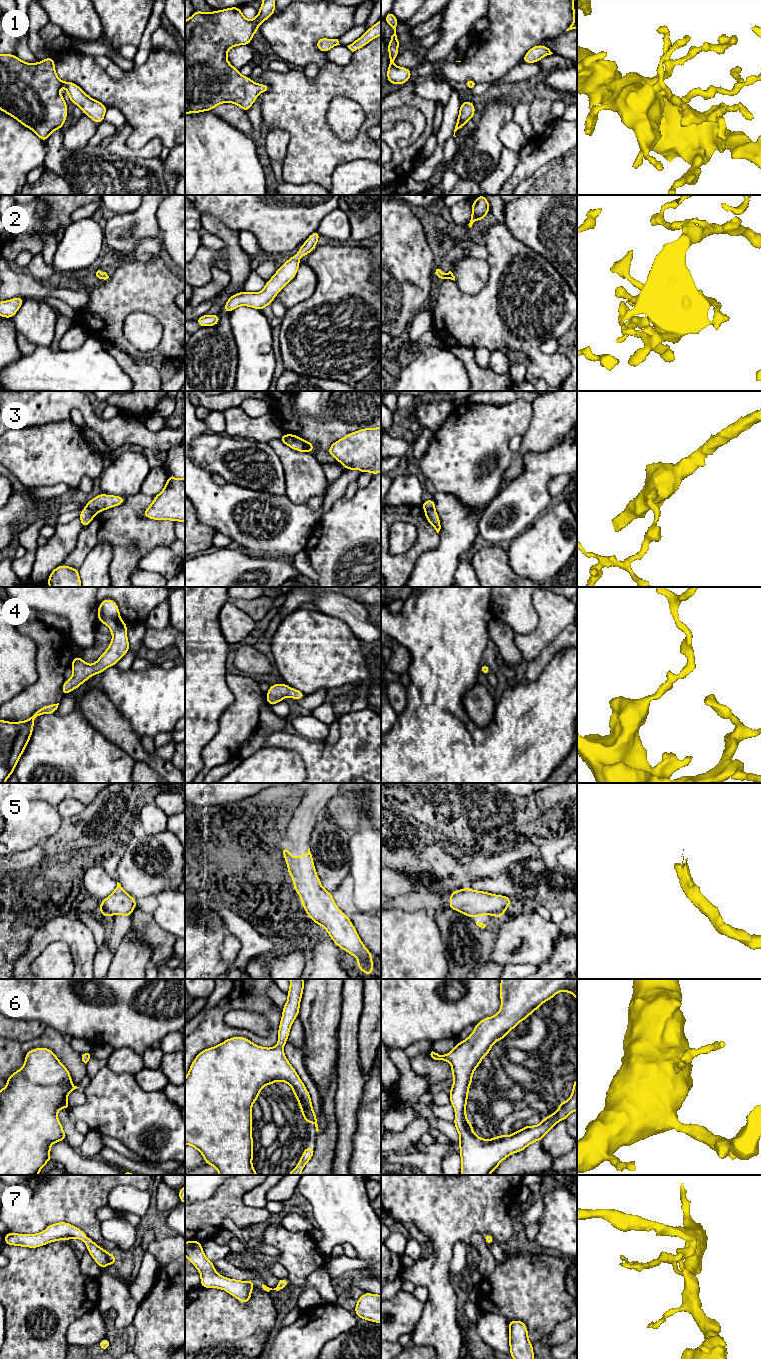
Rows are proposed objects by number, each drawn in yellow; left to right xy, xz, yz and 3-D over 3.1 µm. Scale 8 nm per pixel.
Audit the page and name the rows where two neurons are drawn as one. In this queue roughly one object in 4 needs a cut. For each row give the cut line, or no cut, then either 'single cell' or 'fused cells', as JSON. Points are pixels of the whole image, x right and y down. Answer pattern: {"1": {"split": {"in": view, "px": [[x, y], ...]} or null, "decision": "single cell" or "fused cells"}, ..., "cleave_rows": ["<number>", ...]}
{"1": {"split": null, "decision": "single cell"}, "2": {"split": null, "decision": "single cell"}, "3": {"split": {"in": "xy", "px": [[86, 506], [95, 513]]}, "decision": "fused cells"}, "4": {"split": null, "decision": "single cell"}, "5": {"split": null, "decision": "single cell"}, "6": {"split": null, "decision": "single cell"}, "7": {"split": null, "decision": "single cell"}, "cleave_rows": ["3"]}

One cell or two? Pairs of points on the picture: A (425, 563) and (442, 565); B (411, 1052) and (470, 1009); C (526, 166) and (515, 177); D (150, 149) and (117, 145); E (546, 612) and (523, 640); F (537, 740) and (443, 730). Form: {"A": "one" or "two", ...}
{"A": "one", "B": "two", "C": "one", "D": "one", "E": "one", "F": "one"}

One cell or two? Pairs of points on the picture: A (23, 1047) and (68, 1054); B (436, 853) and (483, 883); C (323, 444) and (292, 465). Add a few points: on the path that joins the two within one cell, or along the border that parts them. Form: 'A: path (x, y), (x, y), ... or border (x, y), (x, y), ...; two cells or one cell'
A: path (34, 1043), (55, 1043), (57, 1045); one cell
B: border (500, 872), (475, 879), (467, 886); two cells
C: border (311, 453), (321, 465); two cells

